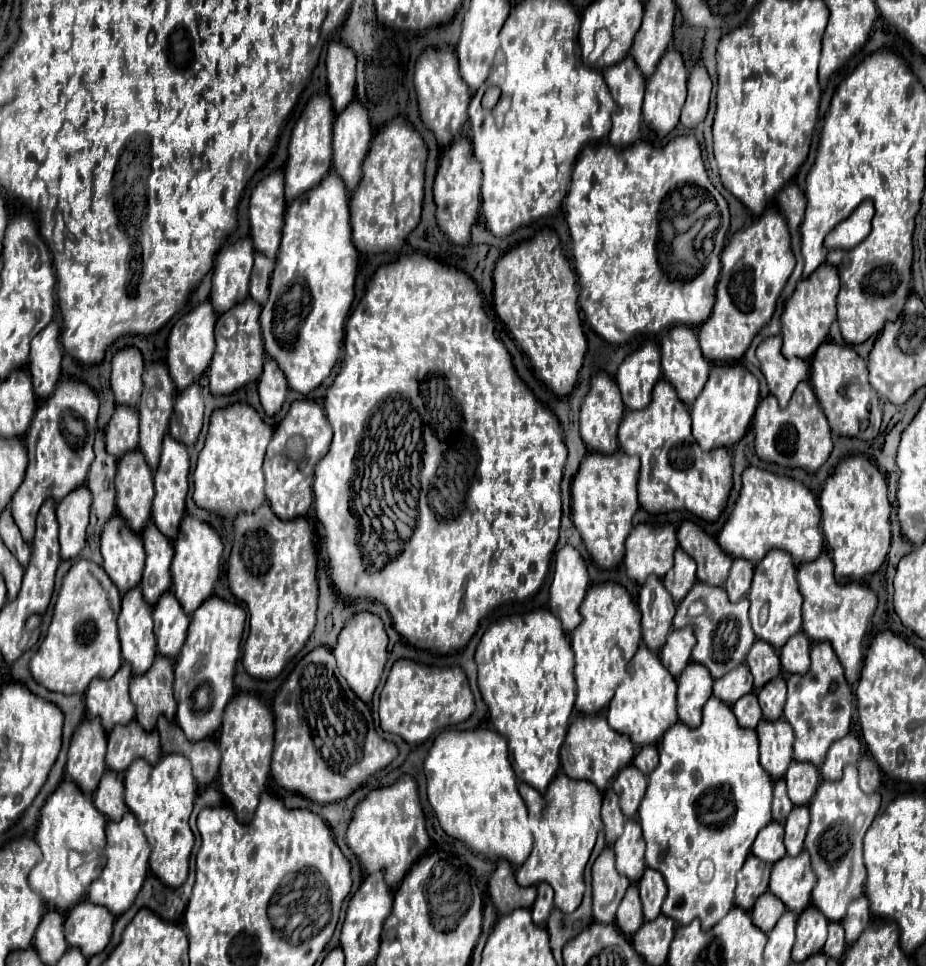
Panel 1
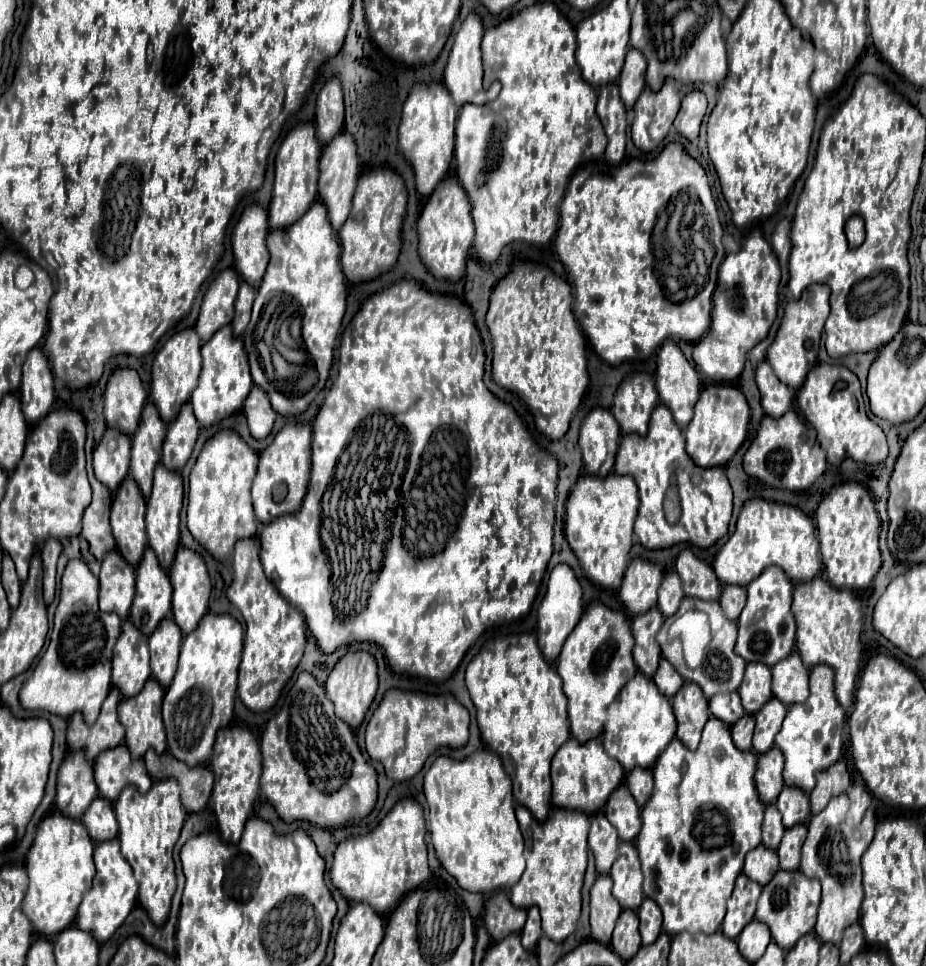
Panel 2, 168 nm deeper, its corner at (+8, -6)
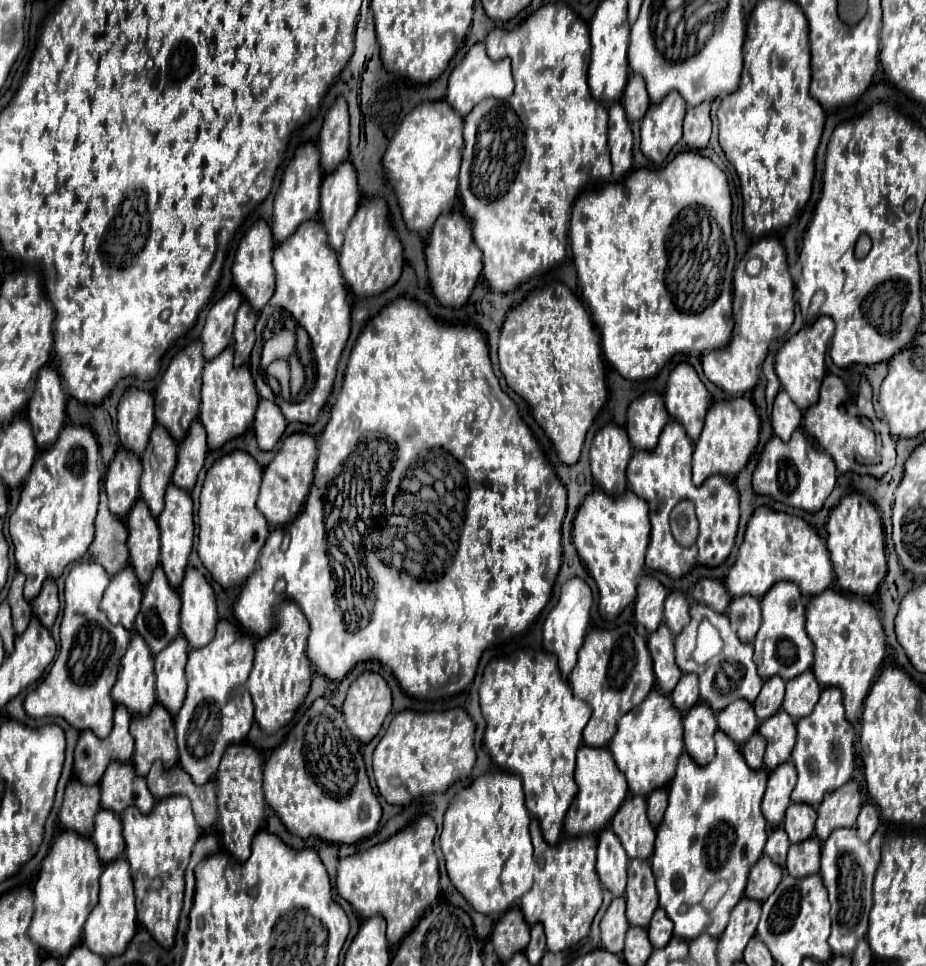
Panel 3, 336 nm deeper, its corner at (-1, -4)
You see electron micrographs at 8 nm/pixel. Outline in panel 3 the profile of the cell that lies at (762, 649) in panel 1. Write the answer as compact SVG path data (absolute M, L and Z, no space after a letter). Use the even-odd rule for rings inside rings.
M771 676L763 682L763 688L757 696L757 700L753 702L755 714L757 718L763 722L769 716L773 716L781 704L783 704L783 696L785 696L785 680L779 676Z

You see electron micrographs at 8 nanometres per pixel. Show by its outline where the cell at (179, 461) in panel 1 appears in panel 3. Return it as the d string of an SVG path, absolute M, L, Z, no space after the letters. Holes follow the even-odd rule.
M175 484L167 486L165 492L165 508L157 518L161 530L161 566L167 574L167 580L173 588L177 588L183 580L189 552L193 546L193 500L187 490L179 490Z

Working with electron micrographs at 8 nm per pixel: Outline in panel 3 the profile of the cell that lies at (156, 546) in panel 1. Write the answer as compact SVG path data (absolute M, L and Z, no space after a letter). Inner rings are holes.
M161 566L143 590L143 604L135 620L135 630L145 638L151 652L161 652L179 634L179 592L167 582Z

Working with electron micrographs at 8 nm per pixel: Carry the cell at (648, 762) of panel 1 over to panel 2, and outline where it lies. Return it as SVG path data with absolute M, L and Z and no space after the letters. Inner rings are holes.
M634 768L634 772L630 772L626 776L626 786L630 788L632 796L636 798L638 806L646 806L648 798L652 796L652 772L650 770L644 770L644 768Z

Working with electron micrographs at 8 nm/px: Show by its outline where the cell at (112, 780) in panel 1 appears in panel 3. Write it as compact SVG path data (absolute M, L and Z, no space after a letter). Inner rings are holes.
M99 810L95 816L95 830L91 834L99 858L103 864L119 858L125 854L125 842L123 842L123 824L117 814L111 814L111 810Z

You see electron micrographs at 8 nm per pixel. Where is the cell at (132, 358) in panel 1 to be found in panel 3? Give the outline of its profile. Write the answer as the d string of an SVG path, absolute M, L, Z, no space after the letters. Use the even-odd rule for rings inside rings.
M127 388L117 406L117 430L121 446L141 456L153 426L153 396L139 388Z

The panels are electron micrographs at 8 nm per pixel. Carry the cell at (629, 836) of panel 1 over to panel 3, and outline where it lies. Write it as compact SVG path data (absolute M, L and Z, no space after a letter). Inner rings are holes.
M635 858L627 866L627 918L633 926L647 928L655 908L659 906L659 892L655 886L655 876L647 860Z

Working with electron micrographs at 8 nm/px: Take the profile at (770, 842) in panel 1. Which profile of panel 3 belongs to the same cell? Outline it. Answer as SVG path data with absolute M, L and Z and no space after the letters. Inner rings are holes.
M763 854L749 872L745 896L761 900L761 902L767 900L779 886L781 876L783 876L783 870L779 870L779 866L775 866L775 862L771 862L771 858L767 858L767 854Z

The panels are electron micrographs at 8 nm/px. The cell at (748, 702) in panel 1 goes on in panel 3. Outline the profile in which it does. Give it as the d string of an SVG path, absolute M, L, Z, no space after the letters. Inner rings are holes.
M755 732L743 746L741 746L741 750L743 750L743 756L745 756L745 760L747 760L747 764L751 766L751 768L761 768L763 766L763 752L765 752L765 742L763 742L763 736L759 734L759 732Z

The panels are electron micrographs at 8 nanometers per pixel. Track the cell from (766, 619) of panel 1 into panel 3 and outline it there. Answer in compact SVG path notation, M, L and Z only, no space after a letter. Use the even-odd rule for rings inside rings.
M779 582L775 590L769 590L761 598L763 622L755 634L753 642L753 662L761 678L781 676L791 680L793 676L805 672L813 666L813 642L805 632L805 598L791 586L791 582Z

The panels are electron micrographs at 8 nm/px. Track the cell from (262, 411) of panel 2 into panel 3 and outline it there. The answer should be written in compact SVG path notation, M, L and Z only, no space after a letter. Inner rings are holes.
M261 398L257 412L255 412L255 422L253 422L253 430L257 436L259 448L261 450L273 450L277 440L281 438L285 426L287 426L287 422L285 422L279 406Z

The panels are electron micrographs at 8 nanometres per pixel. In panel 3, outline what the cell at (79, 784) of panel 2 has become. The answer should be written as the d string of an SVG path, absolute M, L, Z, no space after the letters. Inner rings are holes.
M73 778L65 788L65 800L59 810L59 820L63 828L75 830L81 836L91 836L93 818L99 808L99 784L85 786L77 778Z

